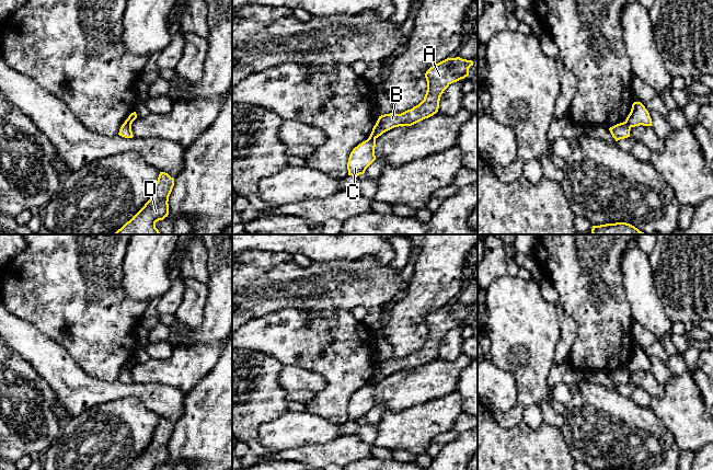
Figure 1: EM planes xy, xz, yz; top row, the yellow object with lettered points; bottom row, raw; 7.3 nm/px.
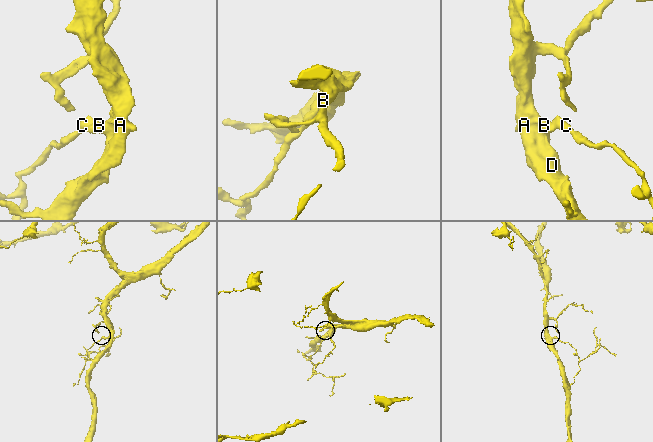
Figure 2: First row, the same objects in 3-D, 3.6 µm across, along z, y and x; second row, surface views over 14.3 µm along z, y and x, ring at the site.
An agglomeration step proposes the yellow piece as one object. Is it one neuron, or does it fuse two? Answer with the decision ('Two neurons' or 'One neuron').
Two neurons

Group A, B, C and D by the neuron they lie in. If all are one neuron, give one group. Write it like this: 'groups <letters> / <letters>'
groups A B D / C

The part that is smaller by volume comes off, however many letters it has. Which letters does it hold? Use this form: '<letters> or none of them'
C

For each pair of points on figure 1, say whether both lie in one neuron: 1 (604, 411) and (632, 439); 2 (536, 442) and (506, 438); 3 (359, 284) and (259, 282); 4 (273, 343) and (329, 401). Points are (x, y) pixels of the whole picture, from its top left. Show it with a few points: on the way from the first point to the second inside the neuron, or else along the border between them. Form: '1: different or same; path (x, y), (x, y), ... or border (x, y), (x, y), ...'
1: same; path (610, 417), (625, 433)
2: same; path (528, 442), (514, 442)
3: same; path (334, 284), (284, 284)
4: same; path (294, 343), (299, 343), (331, 375), (331, 380)

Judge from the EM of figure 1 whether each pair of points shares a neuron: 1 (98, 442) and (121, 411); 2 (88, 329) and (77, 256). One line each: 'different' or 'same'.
1: same
2: same

